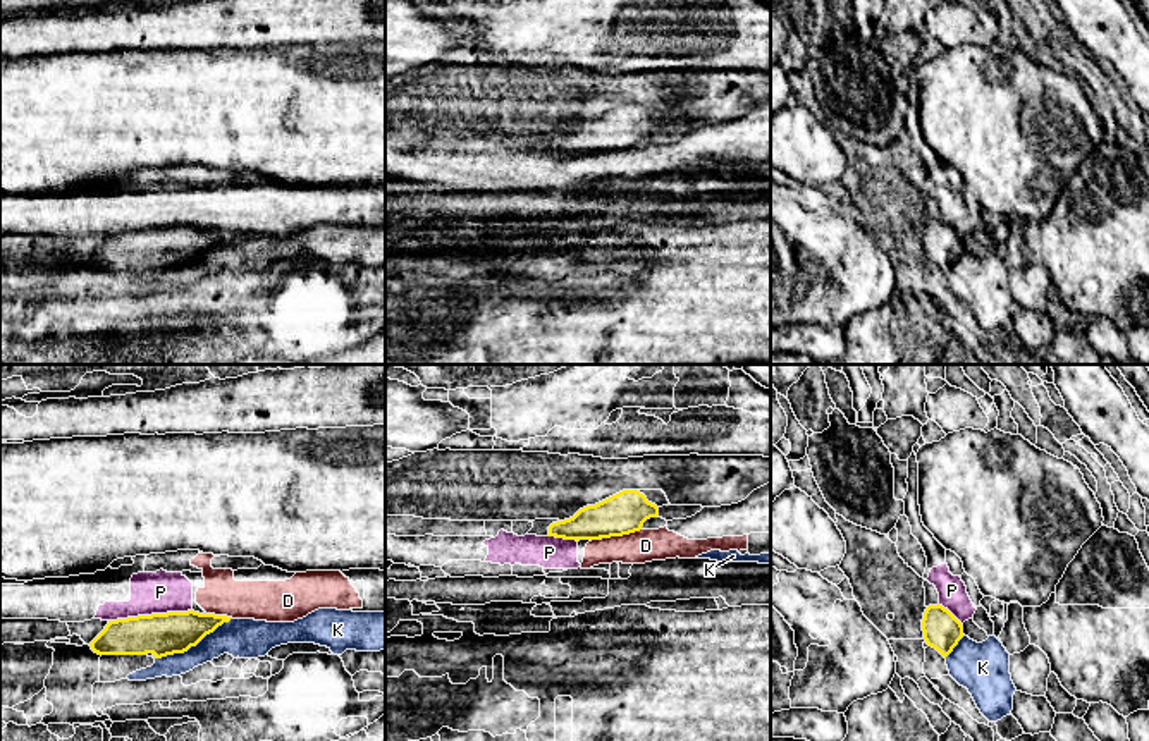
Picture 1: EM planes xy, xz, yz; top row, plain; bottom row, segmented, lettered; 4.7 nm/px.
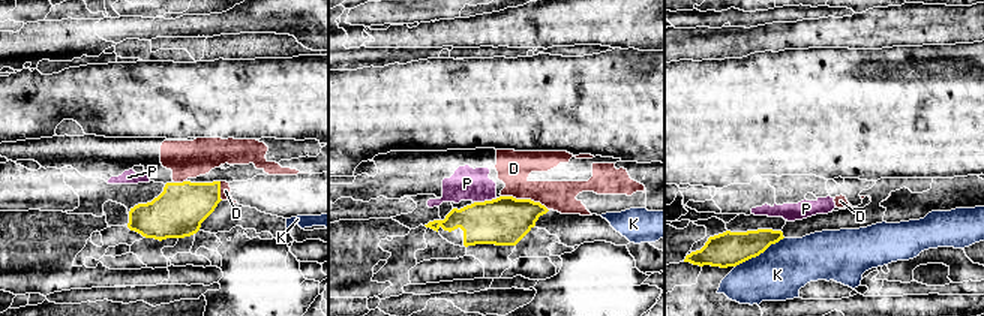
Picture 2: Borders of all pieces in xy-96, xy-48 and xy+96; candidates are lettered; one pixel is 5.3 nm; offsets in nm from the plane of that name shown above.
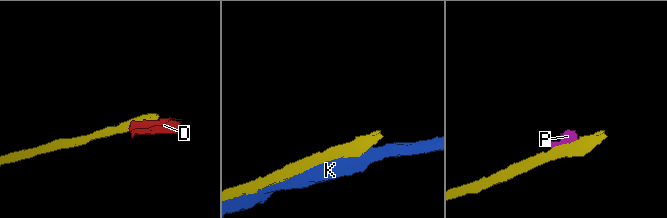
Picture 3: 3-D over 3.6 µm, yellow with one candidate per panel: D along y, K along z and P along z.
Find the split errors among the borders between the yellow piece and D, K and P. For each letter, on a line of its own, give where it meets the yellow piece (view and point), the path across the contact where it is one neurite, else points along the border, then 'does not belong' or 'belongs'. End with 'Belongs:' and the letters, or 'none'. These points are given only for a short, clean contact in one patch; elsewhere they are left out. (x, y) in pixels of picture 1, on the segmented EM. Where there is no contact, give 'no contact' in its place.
D: xz (621, 535) | along xz (640, 528), (602, 538) | does not belong
K: xy (193, 645) | does not belong
P: xy (152, 614) | along xy (191, 609), (138, 614), (110, 621) | does not belong
Belongs: none

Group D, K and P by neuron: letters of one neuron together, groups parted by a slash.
D P / K

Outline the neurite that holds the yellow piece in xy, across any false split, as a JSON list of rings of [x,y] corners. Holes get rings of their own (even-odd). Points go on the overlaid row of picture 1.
[[[167,612],[110,621],[89,643],[98,655],[146,655],[162,658],[196,646],[232,617],[187,612]]]

